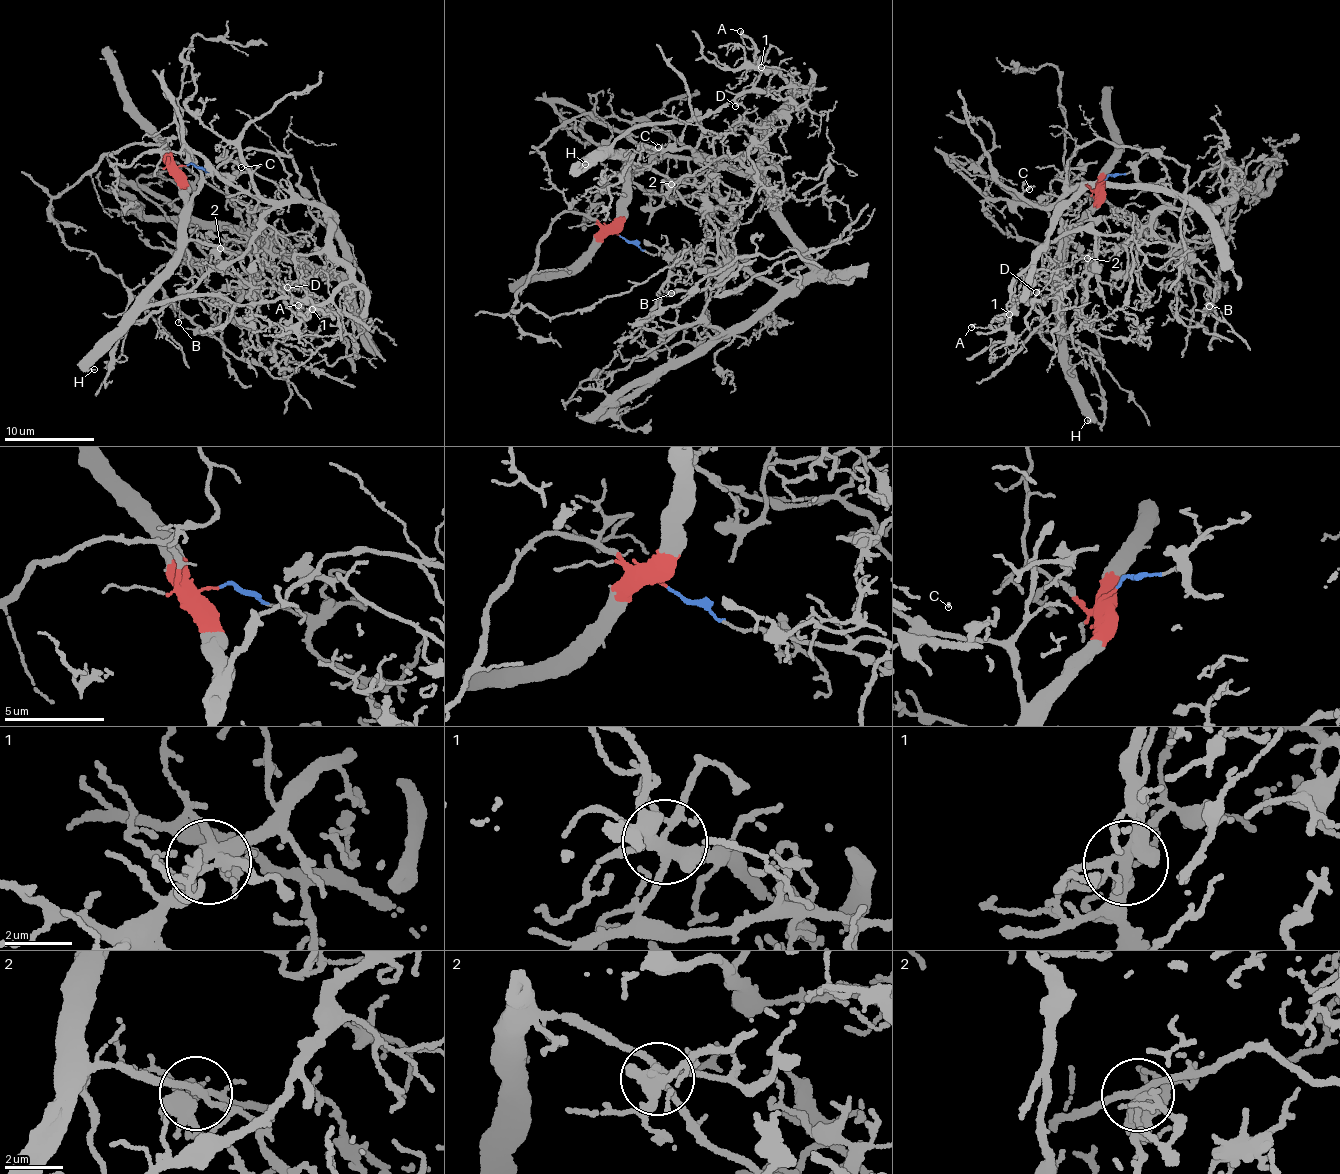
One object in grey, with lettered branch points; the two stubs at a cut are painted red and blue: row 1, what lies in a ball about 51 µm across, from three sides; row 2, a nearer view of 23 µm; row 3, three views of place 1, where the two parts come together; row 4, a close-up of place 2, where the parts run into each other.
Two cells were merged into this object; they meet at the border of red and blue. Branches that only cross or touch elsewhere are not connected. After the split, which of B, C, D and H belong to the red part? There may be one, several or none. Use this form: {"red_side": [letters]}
{"red_side": ["B", "D", "H"]}

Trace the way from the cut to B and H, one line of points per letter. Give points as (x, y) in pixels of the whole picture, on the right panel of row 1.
B: (1104, 179), (1062, 266), (1128, 244), (1172, 255), (1208, 287), (1203, 278), (1209, 305)
H: (1104, 179), (1098, 206), (1079, 228), (1065, 252), (1059, 300), (1061, 350), (1090, 415), (1087, 420)

